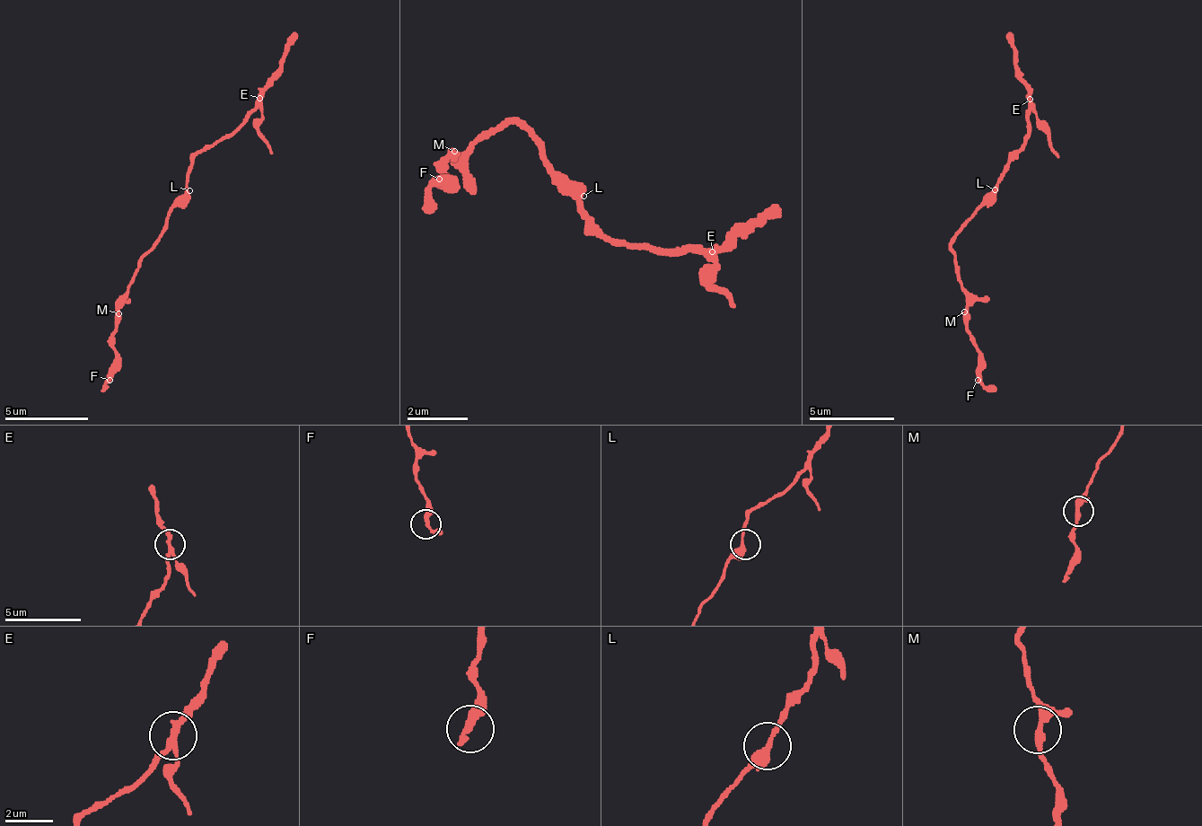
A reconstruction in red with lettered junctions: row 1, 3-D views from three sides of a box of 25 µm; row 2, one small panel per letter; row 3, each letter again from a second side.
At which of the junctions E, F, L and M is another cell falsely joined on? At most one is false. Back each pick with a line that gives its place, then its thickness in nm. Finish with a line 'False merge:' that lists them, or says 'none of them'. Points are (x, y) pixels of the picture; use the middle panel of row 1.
E: Place: (712, 251). Thickness 240 nm
False merge: E

